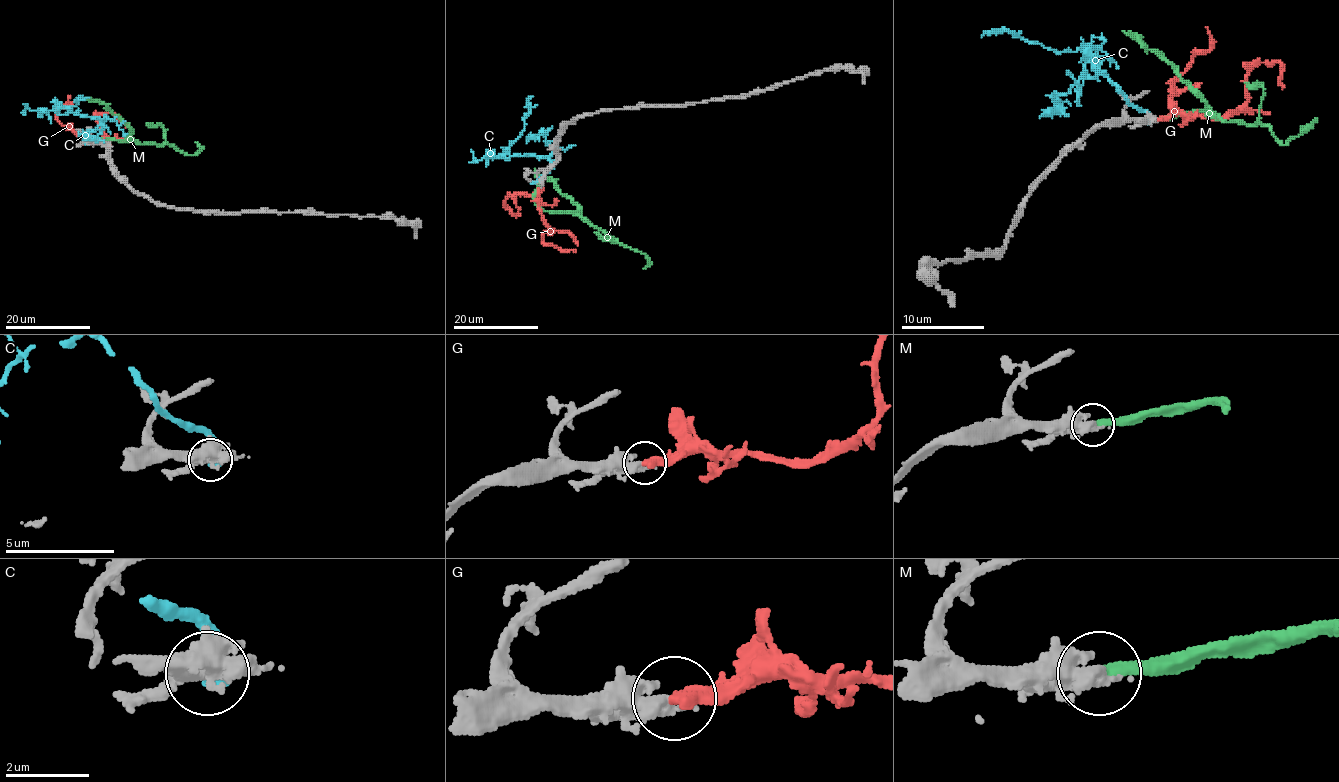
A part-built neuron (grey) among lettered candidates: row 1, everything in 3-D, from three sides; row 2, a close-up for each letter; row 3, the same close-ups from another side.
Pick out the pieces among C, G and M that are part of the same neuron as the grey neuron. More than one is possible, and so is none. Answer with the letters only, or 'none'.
G

